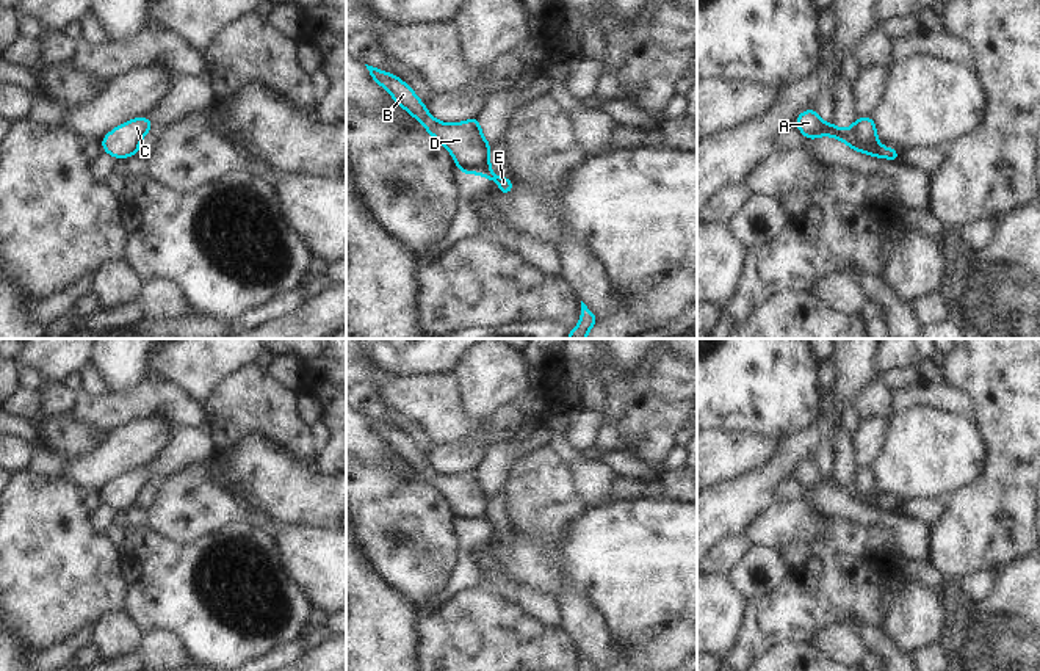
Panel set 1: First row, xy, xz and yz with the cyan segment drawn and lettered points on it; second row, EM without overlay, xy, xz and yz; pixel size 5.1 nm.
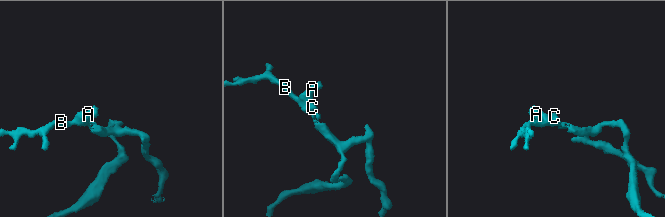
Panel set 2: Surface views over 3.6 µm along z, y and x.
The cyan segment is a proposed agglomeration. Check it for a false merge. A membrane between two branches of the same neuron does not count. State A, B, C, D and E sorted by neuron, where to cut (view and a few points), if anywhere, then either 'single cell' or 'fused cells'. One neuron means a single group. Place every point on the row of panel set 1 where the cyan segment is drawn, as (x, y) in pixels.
groups A B C D / E; cut xz (489, 159), (481, 173); fused cells

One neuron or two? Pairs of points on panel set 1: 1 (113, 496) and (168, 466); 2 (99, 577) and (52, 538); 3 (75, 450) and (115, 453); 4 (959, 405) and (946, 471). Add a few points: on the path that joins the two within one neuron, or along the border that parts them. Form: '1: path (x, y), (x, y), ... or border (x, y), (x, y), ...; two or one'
1: path (127, 488), (154, 469); one
2: path (88, 574), (63, 549); one
3: border (104, 442), (90, 453), (69, 461); two
4: border (921, 403), (946, 408), (974, 422); two

